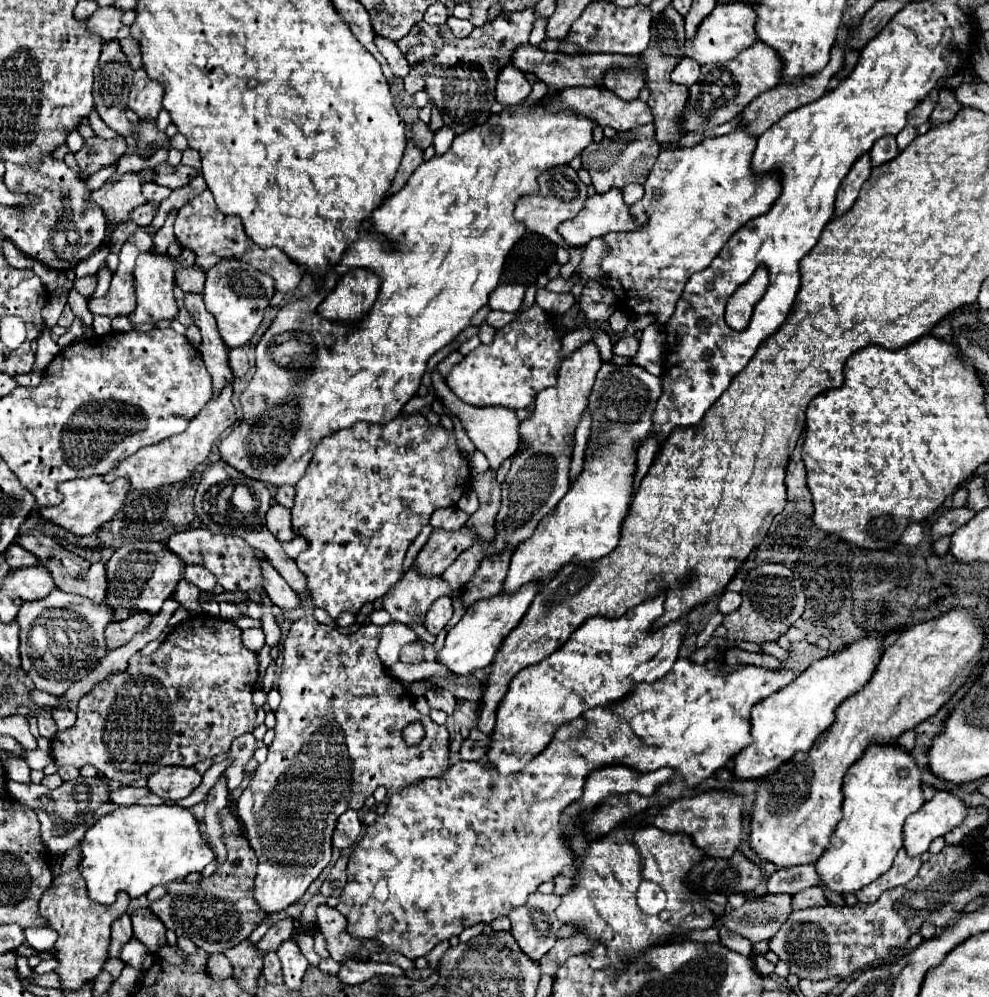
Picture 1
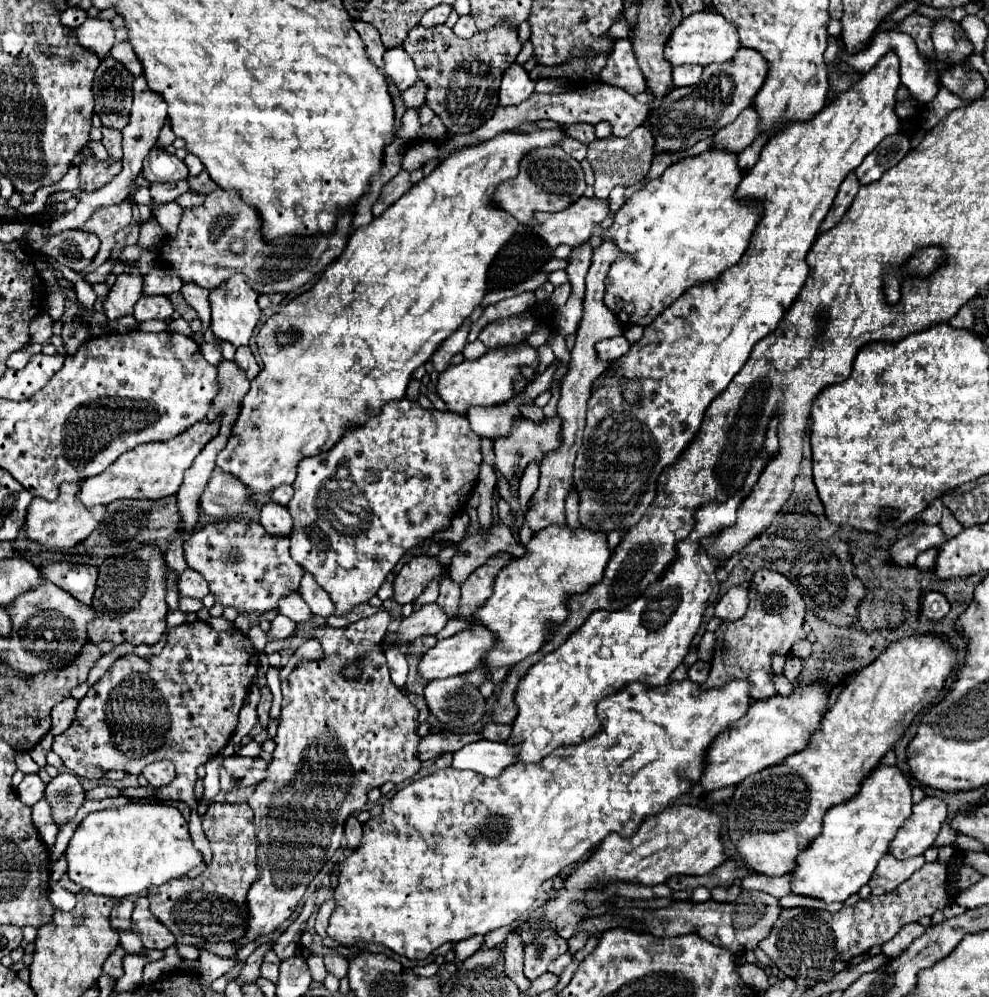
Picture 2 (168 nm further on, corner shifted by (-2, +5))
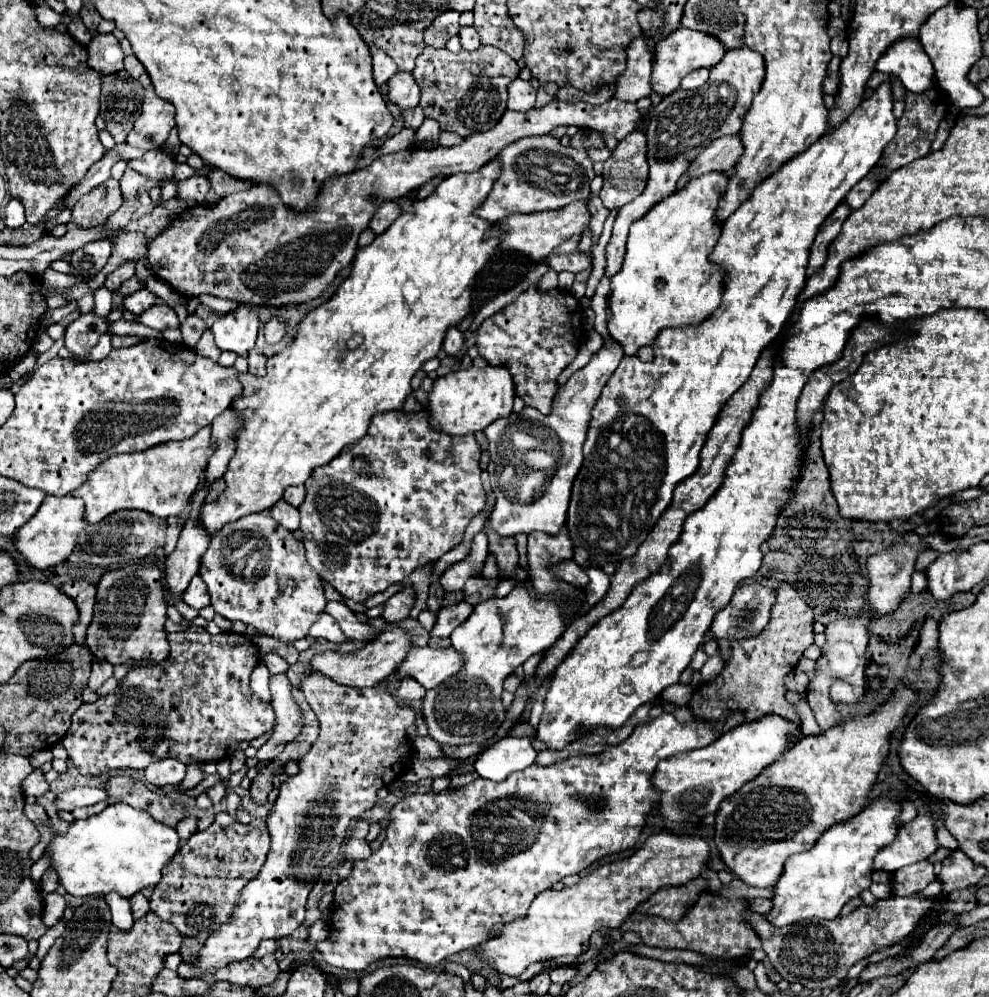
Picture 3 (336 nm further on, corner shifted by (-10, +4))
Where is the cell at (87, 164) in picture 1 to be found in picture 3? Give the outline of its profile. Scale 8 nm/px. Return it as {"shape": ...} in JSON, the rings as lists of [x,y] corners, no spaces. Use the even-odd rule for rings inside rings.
{"shape":[[[108,178],[102,186],[96,186],[72,206],[72,222],[84,228],[98,226],[106,222],[122,206],[122,202],[120,182]]]}

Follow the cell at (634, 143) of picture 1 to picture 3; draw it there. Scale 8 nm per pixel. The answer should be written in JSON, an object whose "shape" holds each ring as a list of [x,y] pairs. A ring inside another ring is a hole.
{"shape":[[[636,130],[632,132],[628,138],[620,140],[618,146],[612,150],[610,158],[604,162],[604,188],[600,192],[602,204],[612,210],[612,208],[622,208],[626,202],[632,202],[644,188],[648,182],[648,162],[646,162],[646,134]]]}

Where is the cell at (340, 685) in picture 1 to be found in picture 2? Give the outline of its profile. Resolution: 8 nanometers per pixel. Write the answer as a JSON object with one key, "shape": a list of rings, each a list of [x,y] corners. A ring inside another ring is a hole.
{"shape":[[[380,611],[344,629],[316,629],[314,637],[322,643],[326,657],[322,661],[302,663],[288,675],[286,681],[282,681],[282,721],[274,739],[276,751],[268,765],[266,779],[256,785],[252,797],[248,799],[258,831],[258,877],[246,895],[250,919],[246,935],[234,941],[238,949],[260,935],[276,931],[286,919],[290,919],[308,883],[340,847],[346,819],[364,811],[370,789],[380,787],[386,781],[398,785],[420,769],[420,761],[416,757],[420,743],[416,733],[418,709],[408,695],[392,683],[386,657],[384,653],[378,653],[378,643],[386,635],[388,623],[390,615]],[[358,657],[362,657],[362,677],[358,681],[346,681],[338,669],[342,669],[346,661],[358,661]]]}

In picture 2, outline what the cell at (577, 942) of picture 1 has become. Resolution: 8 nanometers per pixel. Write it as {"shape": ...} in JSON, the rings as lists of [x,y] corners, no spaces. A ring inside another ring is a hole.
{"shape":[[[569,952],[558,957],[548,966],[548,971],[560,976],[563,970],[572,962],[572,955]]]}

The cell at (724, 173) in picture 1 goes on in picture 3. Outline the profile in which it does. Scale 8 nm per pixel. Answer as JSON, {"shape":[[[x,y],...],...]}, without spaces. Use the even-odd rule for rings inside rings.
{"shape":[[[714,172],[702,178],[692,178],[684,188],[672,192],[662,202],[654,204],[642,218],[634,220],[628,234],[628,248],[622,270],[610,280],[610,304],[608,304],[608,332],[624,346],[626,354],[636,354],[638,348],[652,344],[656,334],[668,326],[684,326],[702,322],[718,308],[724,294],[726,270],[710,260],[710,254],[722,234],[722,222],[716,218],[718,202],[730,182],[728,174]],[[656,280],[666,280],[666,288],[658,290]]]}

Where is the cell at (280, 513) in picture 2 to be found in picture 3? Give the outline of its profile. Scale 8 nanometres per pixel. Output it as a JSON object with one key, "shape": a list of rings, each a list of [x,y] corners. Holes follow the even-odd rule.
{"shape":[[[276,502],[272,508],[270,508],[270,518],[274,518],[280,526],[284,526],[286,530],[294,532],[298,530],[298,524],[300,524],[300,514],[298,514],[298,508],[290,506],[288,502]]]}

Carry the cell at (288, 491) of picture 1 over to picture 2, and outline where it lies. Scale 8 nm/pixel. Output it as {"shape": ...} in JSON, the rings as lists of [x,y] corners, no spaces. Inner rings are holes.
{"shape":[[[280,485],[278,489],[272,491],[272,499],[274,499],[276,503],[280,503],[280,505],[288,505],[288,501],[292,499],[292,495],[294,495],[292,485]]]}

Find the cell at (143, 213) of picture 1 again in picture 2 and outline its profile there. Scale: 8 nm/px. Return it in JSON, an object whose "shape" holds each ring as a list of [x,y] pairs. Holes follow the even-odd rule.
{"shape":[[[124,201],[122,205],[110,205],[110,207],[96,209],[96,211],[92,213],[92,217],[90,217],[86,223],[82,223],[82,225],[78,227],[78,229],[82,229],[82,231],[94,233],[94,235],[100,239],[100,243],[102,243],[102,247],[100,247],[100,255],[90,263],[90,269],[86,269],[86,273],[92,271],[92,269],[96,269],[98,265],[102,265],[104,261],[110,259],[110,253],[112,253],[112,235],[116,235],[122,227],[128,227],[130,221],[132,221],[132,207],[130,207],[128,201]]]}

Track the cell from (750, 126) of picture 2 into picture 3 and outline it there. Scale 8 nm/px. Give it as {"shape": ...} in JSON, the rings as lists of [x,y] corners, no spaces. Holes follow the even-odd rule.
{"shape":[[[738,134],[716,138],[706,150],[702,150],[702,154],[698,154],[698,158],[692,160],[688,174],[690,178],[696,178],[712,170],[728,172],[736,166],[740,156],[742,156],[742,140],[738,138]]]}

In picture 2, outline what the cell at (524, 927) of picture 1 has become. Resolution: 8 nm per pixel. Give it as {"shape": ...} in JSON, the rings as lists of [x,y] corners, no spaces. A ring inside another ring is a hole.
{"shape":[[[542,933],[542,937],[538,937],[538,941],[530,945],[530,949],[524,949],[524,975],[530,981],[540,977],[542,973],[546,973],[548,963],[566,951],[568,945],[564,941],[558,941],[554,933]]]}

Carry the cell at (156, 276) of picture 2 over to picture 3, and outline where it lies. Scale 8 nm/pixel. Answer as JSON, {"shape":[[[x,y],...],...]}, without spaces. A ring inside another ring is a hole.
{"shape":[[[140,288],[132,296],[124,298],[124,308],[130,310],[134,316],[138,316],[144,310],[148,310],[150,306],[154,306],[156,302],[158,302],[158,296],[154,292],[150,292],[148,288]]]}

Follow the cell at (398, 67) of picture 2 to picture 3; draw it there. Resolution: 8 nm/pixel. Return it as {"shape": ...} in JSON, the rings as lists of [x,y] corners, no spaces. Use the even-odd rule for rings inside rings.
{"shape":[[[396,72],[388,84],[388,98],[402,110],[414,108],[420,102],[420,88],[410,72]]]}

